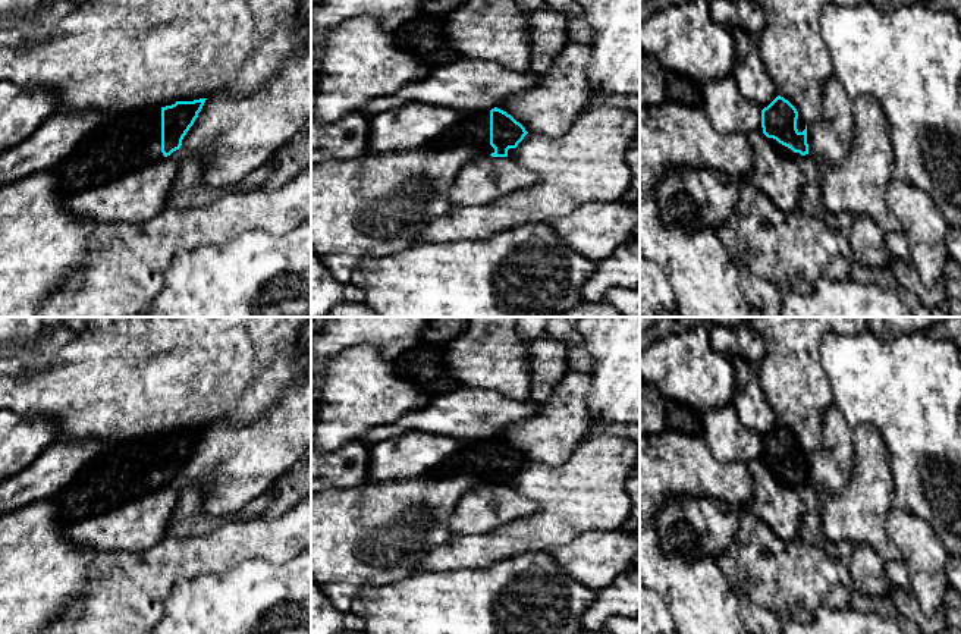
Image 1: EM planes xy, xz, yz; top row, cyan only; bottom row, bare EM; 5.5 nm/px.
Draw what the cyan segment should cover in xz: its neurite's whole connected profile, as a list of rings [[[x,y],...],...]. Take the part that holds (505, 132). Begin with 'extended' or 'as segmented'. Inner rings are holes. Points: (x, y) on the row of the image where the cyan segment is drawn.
extended; [[[467,110],[464,117],[446,131],[433,145],[436,148],[477,148],[492,157],[512,157],[518,144],[528,132],[506,112]]]

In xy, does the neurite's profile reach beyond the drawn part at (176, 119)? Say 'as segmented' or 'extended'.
extended

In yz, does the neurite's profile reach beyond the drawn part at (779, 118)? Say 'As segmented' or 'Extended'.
Extended

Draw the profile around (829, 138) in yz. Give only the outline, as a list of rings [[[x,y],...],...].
[[[832,76],[822,91],[822,117],[807,126],[808,156],[817,163],[847,158],[854,136],[854,101]]]

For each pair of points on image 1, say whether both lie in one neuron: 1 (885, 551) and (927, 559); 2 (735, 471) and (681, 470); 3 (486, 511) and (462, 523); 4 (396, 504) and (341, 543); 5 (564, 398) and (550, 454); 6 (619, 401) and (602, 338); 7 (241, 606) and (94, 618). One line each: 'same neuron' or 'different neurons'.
1: different neurons
2: same neuron
3: same neuron
4: same neuron
5: same neuron
6: same neuron
7: different neurons

